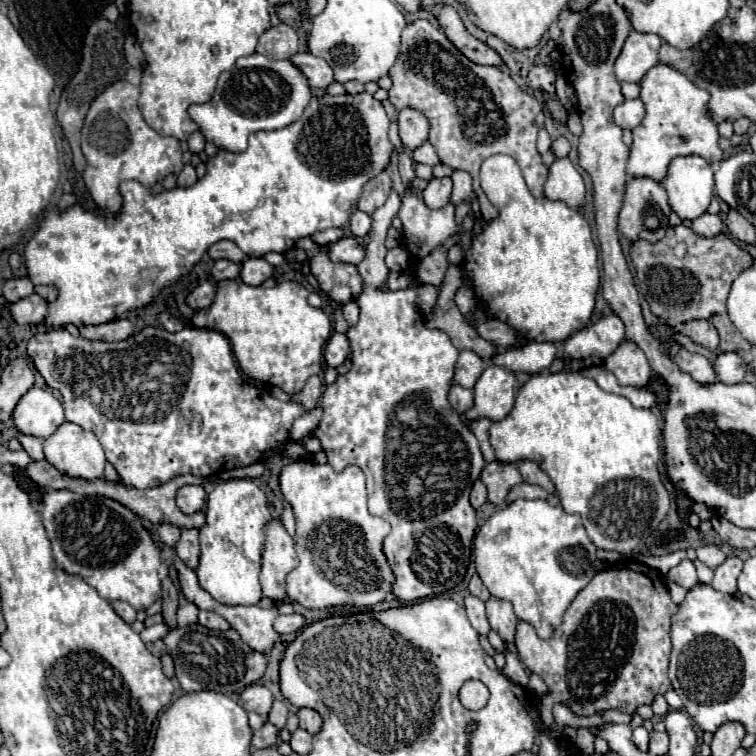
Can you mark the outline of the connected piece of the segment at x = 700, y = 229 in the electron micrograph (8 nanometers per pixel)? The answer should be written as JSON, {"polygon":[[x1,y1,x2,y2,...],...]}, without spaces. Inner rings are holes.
{"polygon":[[706,212,692,222,692,230,700,236,706,236,706,238,718,236,722,232,722,220,720,220,718,214,708,214]]}

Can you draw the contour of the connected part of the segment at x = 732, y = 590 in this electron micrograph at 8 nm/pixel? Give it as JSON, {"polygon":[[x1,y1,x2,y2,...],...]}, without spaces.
{"polygon":[[736,556,728,558,724,564,720,564,714,570,712,588,726,592,726,594,736,594,736,580,738,580,740,572,742,572,742,560]]}

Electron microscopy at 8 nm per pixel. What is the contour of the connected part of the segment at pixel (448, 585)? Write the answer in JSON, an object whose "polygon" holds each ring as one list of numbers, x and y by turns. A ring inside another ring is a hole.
{"polygon":[[390,192,384,206,374,210,372,228,368,232,368,246,364,260,356,266,364,278,364,292,358,296,360,320,348,330,352,344,352,368,348,374,338,376,334,384,326,386,322,396,322,420,316,428,316,436,328,456,328,464,342,472,346,466,358,466,366,474,368,510,372,516,380,516,390,522,392,530,384,538,384,554,396,576,392,594,400,602,414,602,428,596,452,590,462,582,468,562,470,546,476,532,476,512,468,502,470,486,480,478,486,466,480,444,464,420,448,404,448,392,454,382,454,364,458,350,452,346,442,330,428,330,422,322,422,314,416,308,416,290,406,288,398,292,384,292,380,286,388,276,384,264,386,232,392,218,400,210,400,194]]}

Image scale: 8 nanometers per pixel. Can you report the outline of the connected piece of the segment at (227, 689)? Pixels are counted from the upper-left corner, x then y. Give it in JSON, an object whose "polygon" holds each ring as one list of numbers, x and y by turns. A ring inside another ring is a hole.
{"polygon":[[192,624,172,630,164,636,164,642,168,646,168,654,174,658,176,678,184,692,214,690,222,694,240,694,266,672,266,656,244,644,236,630,220,632,204,628,202,624]]}

